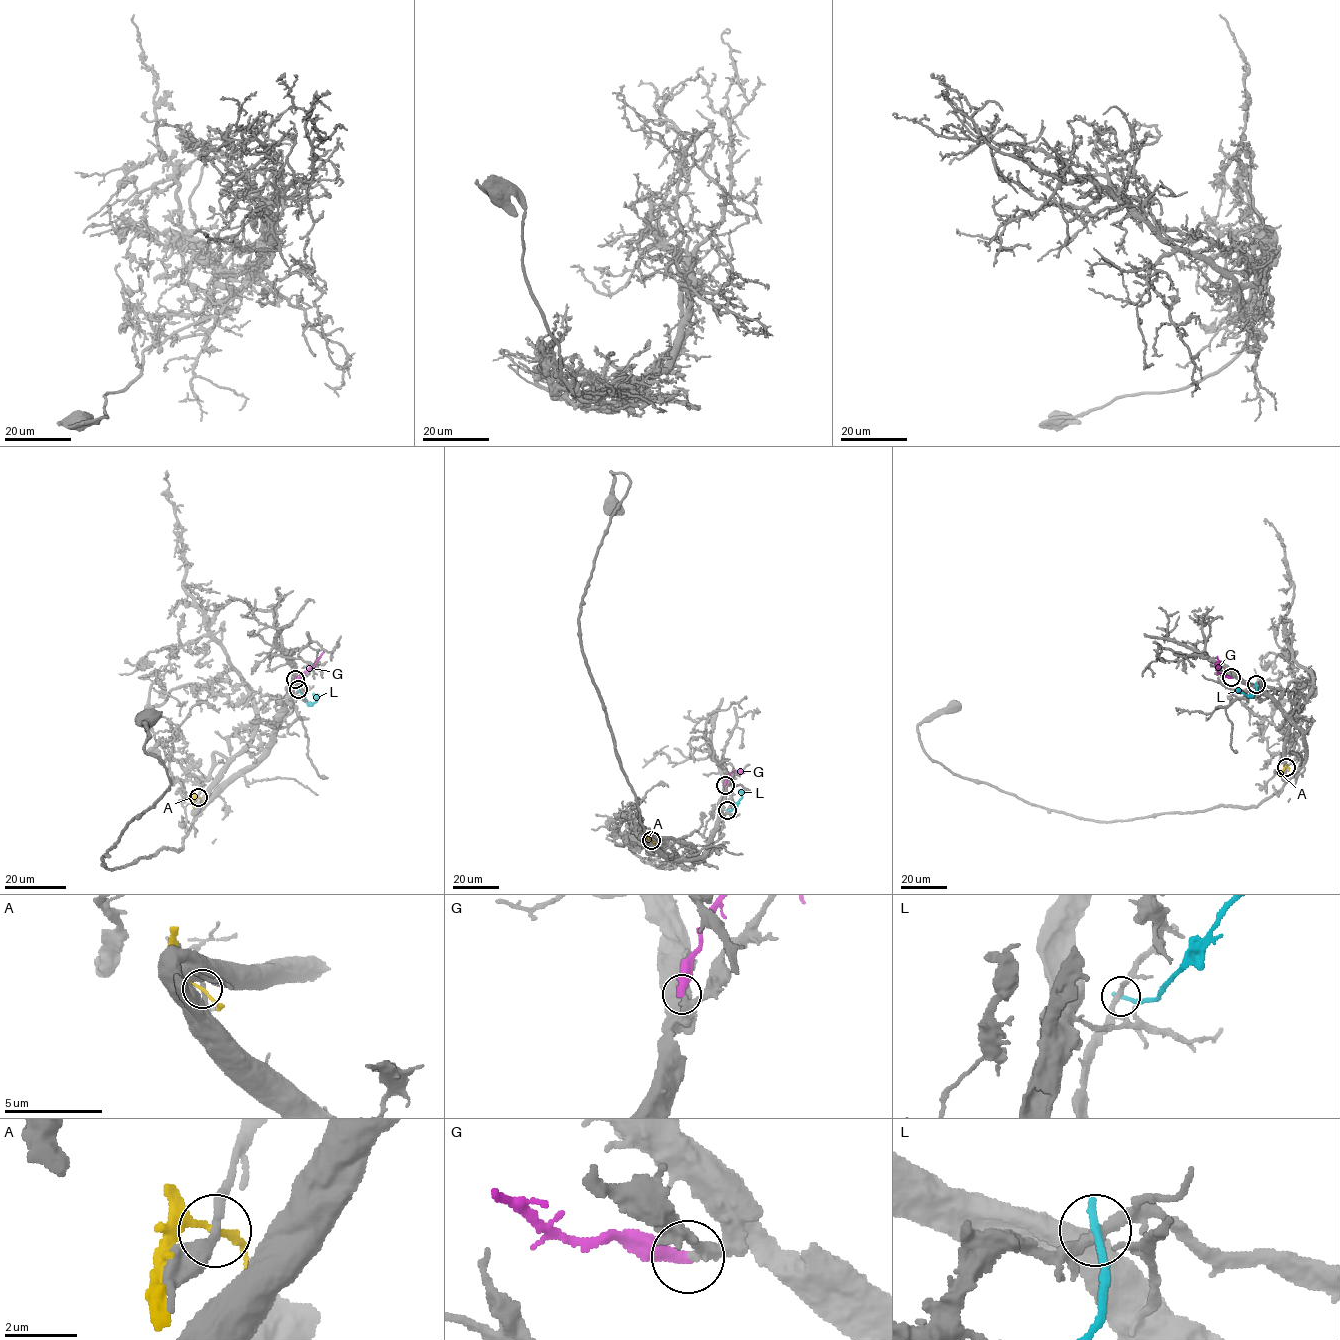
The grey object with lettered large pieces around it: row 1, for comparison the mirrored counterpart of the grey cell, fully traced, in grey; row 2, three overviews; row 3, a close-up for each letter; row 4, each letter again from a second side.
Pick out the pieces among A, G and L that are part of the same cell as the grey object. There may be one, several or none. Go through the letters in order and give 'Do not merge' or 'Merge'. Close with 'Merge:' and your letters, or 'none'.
A: Do not merge
G: Do not merge
L: Do not merge
Merge: none

